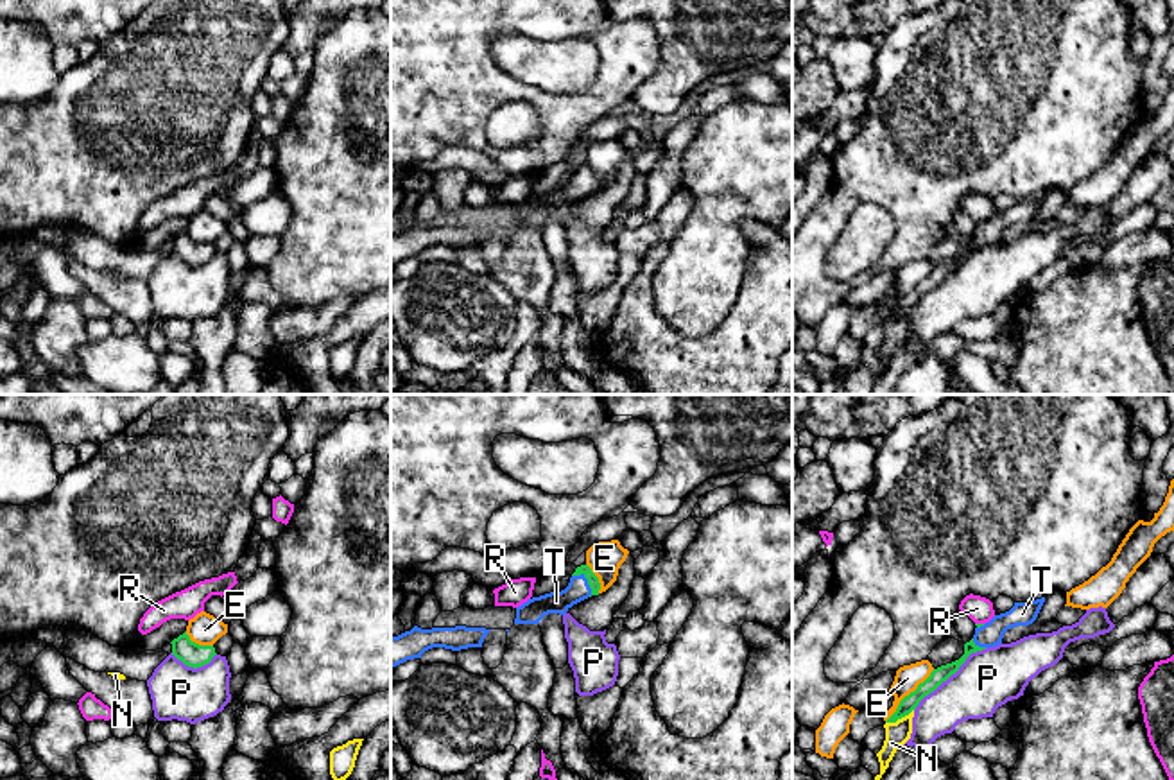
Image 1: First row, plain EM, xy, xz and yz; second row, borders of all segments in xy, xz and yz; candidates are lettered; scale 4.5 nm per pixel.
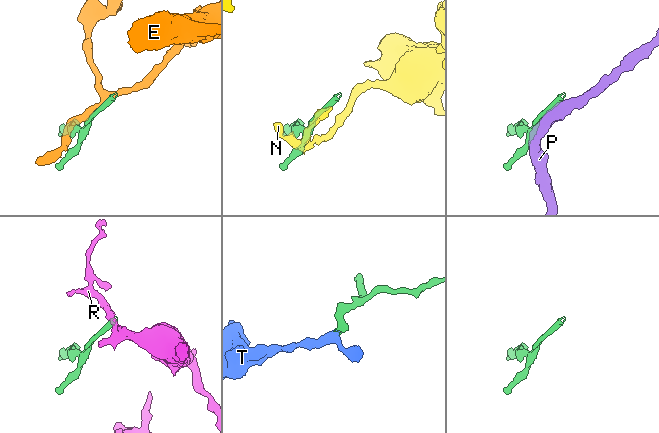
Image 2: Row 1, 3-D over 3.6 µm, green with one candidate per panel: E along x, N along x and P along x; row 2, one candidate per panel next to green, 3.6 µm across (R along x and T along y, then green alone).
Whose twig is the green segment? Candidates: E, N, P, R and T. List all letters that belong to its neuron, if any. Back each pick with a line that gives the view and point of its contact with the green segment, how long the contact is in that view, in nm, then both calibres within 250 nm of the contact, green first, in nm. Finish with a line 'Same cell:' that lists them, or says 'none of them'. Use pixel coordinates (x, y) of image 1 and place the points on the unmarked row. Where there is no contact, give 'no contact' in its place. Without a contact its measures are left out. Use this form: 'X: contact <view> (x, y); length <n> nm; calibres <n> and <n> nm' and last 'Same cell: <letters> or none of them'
T: contact xz (588, 180); length 130 nm; calibres 50 and 100 nm
Same cell: T

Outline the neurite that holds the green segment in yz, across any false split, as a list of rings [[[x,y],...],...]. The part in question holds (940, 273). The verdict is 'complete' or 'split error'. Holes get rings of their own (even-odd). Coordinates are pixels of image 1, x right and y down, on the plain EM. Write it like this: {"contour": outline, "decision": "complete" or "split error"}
{"contour": [[[1045,195],[1029,201],[1014,201],[1009,210],[995,213],[986,222],[975,222],[975,233],[970,240],[964,242],[964,253],[952,262],[934,267],[930,274],[923,282],[919,282],[914,290],[911,290],[900,299],[896,310],[885,321],[896,321],[898,317],[916,308],[919,299],[930,290],[934,290],[952,273],[955,273],[971,251],[1002,242],[1004,231],[1011,226],[1032,222],[1043,201]]], "decision": "split error"}

